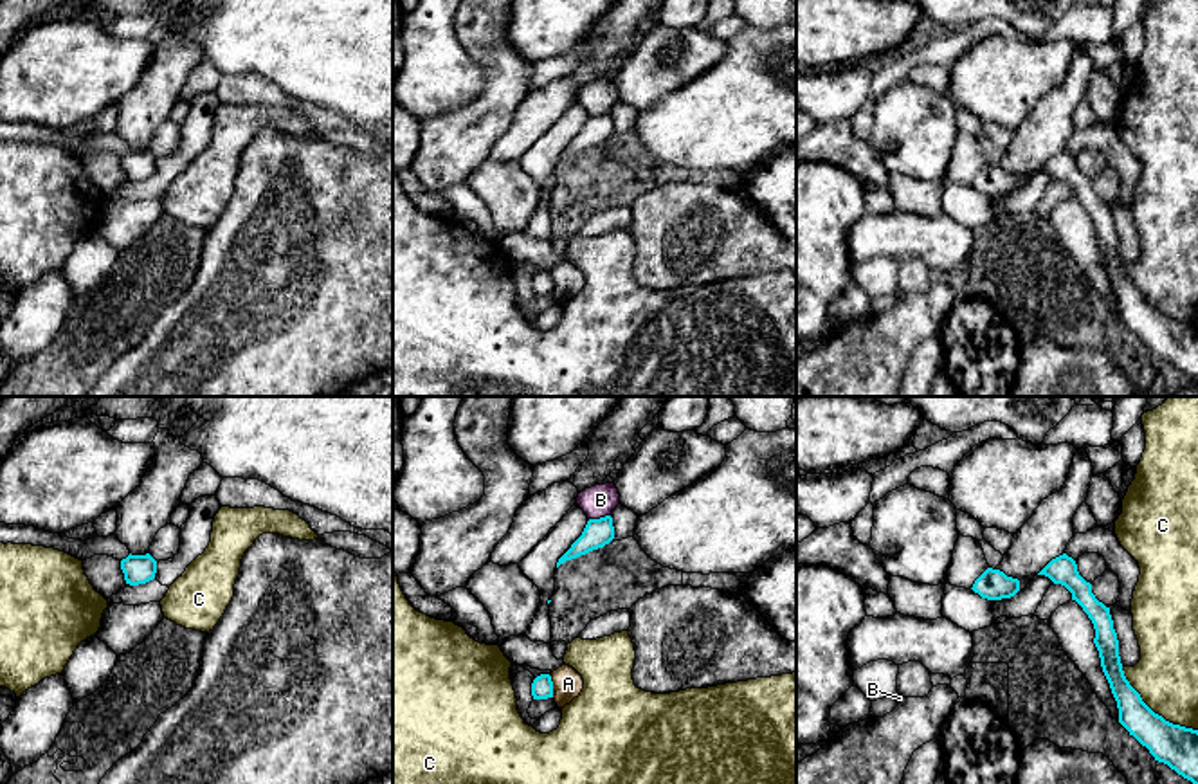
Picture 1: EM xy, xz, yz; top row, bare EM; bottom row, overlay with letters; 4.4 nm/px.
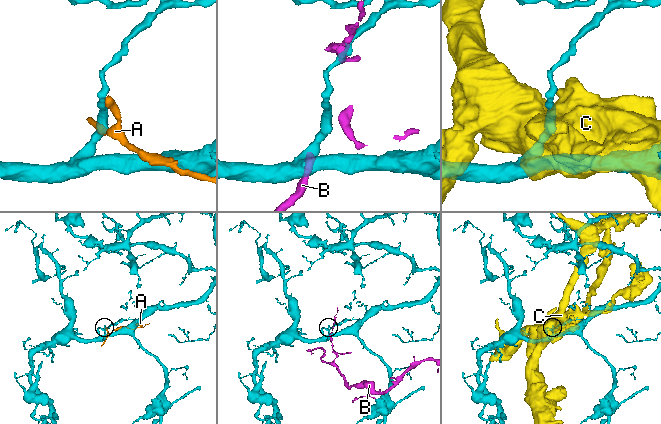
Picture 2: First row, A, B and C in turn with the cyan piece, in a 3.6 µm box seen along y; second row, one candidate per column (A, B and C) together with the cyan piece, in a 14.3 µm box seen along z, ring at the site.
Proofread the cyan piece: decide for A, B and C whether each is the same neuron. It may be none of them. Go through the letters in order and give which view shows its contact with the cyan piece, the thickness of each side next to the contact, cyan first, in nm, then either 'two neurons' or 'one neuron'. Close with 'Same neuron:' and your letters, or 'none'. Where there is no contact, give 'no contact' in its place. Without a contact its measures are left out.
A: xz | 100/140 nm | two neurons
B: xz | 130/140 nm | two neurons
C: yz | 190/280 nm | two neurons
Same neuron: none

